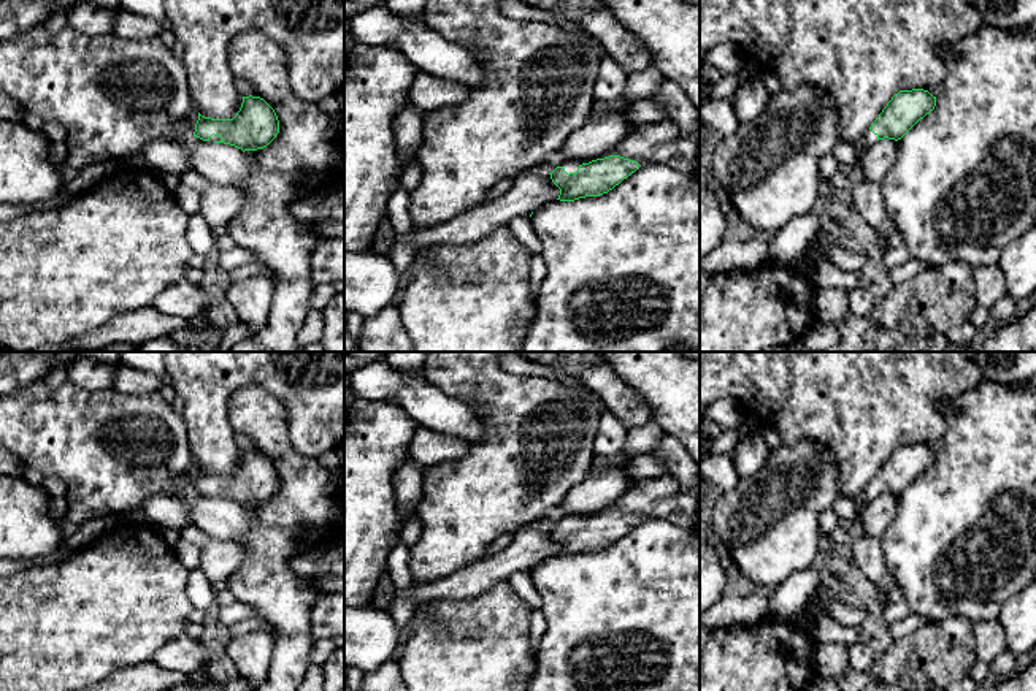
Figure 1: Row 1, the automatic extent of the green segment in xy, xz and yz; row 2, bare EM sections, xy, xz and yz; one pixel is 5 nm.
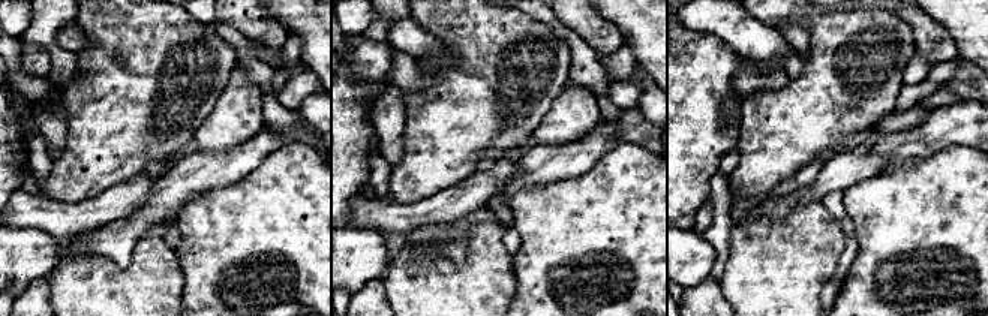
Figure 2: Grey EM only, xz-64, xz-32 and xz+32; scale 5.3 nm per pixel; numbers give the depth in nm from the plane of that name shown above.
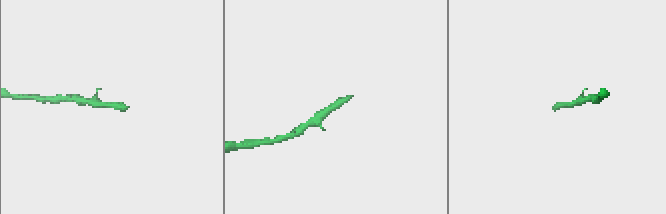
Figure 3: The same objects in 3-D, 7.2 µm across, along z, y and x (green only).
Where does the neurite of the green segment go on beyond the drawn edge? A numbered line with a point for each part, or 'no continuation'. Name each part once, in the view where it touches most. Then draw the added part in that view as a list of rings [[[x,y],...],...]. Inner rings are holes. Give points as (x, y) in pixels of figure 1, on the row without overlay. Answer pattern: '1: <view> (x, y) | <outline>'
1: xz (663, 498) | [[[665,474],[630,483],[612,506],[598,513],[620,510],[639,520],[660,518],[685,528],[695,528],[698,504],[700,483],[692,490],[684,490],[671,474]]]

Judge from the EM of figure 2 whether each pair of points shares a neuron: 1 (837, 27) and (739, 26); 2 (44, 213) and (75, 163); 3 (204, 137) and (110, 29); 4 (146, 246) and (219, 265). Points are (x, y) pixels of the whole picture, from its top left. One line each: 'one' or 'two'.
1: two
2: two
3: two
4: two

